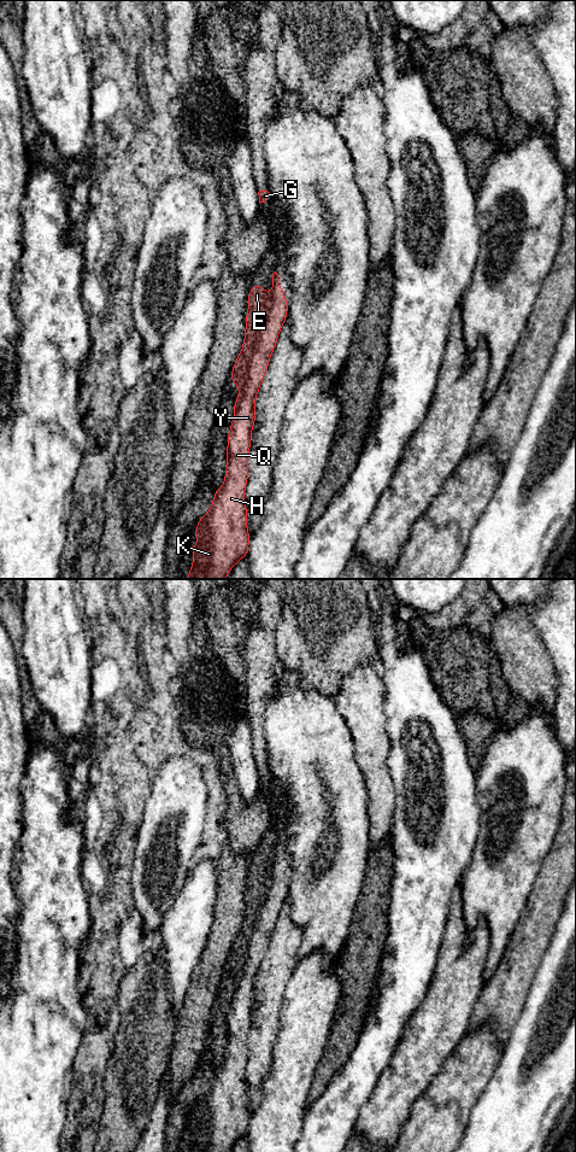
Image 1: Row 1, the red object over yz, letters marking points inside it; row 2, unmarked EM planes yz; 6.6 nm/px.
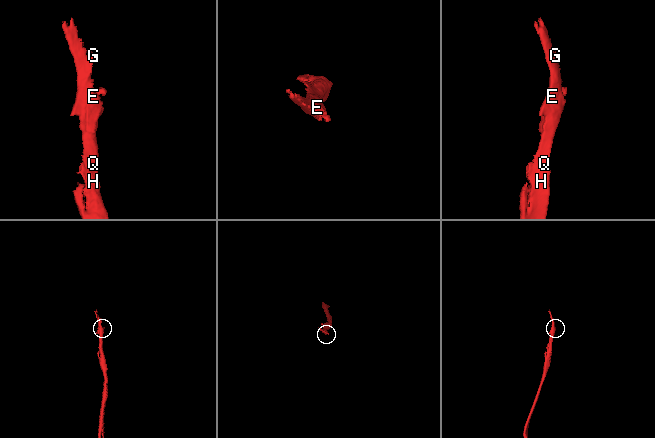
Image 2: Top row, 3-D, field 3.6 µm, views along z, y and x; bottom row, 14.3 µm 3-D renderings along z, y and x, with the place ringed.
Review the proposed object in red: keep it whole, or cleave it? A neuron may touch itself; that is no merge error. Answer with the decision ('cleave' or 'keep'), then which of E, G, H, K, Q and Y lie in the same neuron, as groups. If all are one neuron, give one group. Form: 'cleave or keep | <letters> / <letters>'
keep | E G H K Q Y

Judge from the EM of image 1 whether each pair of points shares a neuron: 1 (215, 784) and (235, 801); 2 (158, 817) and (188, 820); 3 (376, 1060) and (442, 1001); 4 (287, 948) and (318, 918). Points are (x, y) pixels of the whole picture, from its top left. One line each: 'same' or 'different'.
1: different
2: same
3: different
4: different

